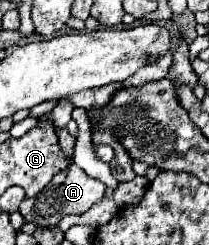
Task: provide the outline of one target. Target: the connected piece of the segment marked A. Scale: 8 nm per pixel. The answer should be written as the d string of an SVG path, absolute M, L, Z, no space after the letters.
M69 161L69 165L61 173L57 173L51 179L51 183L37 197L21 201L19 213L25 217L25 221L37 223L41 227L53 227L53 225L59 223L59 219L63 215L85 213L89 207L93 207L95 203L99 203L105 197L105 191L107 191L105 183L101 183L99 179L89 177L83 169L79 169L77 165L73 165L73 161Z

